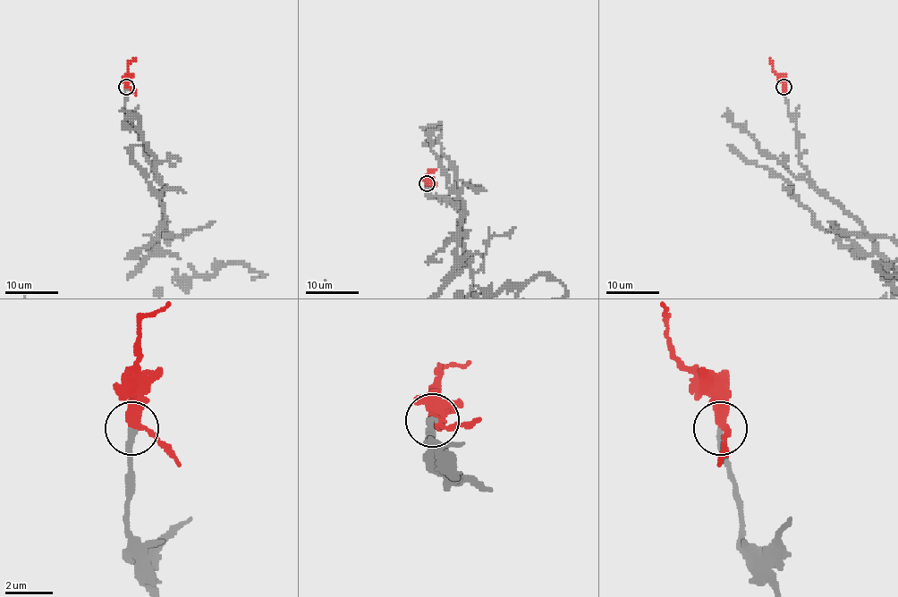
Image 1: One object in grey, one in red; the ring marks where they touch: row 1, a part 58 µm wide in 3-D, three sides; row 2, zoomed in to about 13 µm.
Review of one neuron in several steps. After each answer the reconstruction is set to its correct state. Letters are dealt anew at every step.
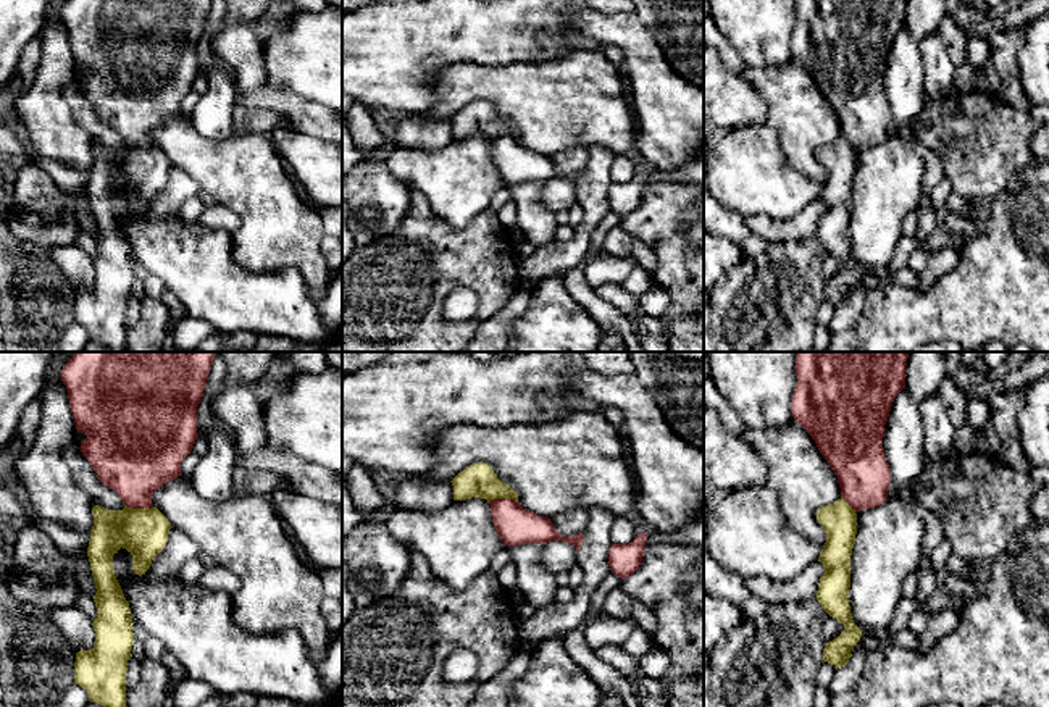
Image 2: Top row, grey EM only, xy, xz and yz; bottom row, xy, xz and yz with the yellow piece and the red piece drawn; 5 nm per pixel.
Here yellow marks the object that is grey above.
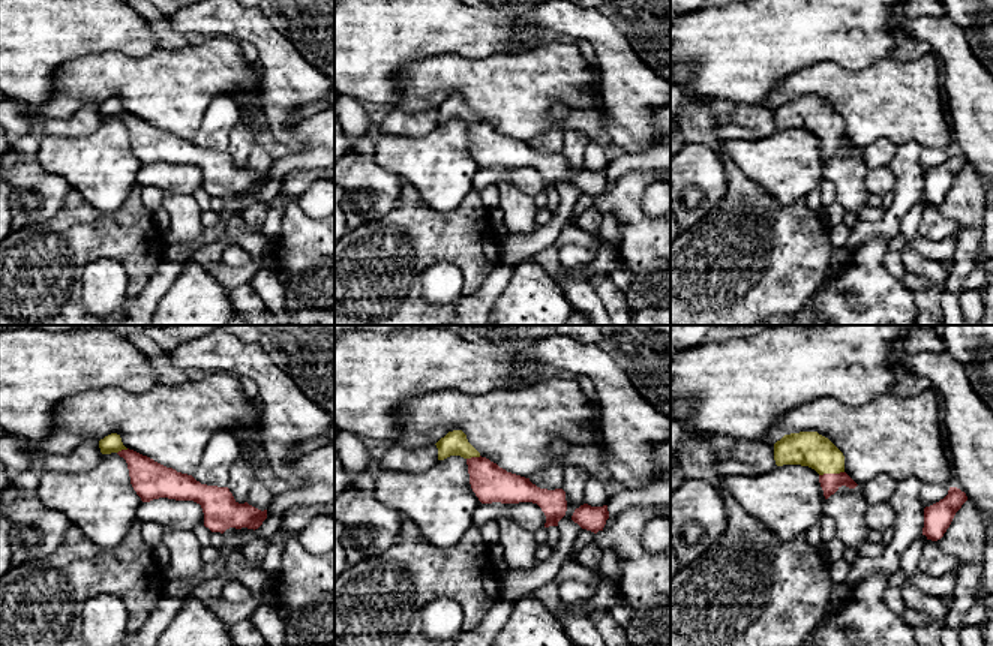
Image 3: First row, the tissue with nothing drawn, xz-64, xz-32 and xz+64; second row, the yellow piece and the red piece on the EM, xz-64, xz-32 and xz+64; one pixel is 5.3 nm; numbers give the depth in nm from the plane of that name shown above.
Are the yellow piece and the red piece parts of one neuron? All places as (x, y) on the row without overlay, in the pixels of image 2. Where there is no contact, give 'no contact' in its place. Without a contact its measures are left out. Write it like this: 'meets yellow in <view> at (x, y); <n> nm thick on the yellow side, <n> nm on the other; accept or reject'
meets yellow in xy at (139, 147); 240 nm thick on the yellow side, 380 nm on the other; accept

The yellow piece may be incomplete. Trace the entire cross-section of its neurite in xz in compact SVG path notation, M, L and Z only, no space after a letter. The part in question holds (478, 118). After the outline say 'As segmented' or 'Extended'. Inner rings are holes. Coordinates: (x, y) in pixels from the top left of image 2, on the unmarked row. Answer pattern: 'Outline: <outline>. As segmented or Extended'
Outline: M478 100L460 110L452 119L453 139L471 136L486 137L491 144L492 161L504 184L547 182L563 179L578 186L584 173L562 174L550 157L541 155L518 142L518 132L502 121L492 105Z. Extended

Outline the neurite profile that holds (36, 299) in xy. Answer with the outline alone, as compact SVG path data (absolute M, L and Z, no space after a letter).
M0 213L0 320L6 352L60 352L61 336L74 323L76 291L55 266L50 249L19 239Z

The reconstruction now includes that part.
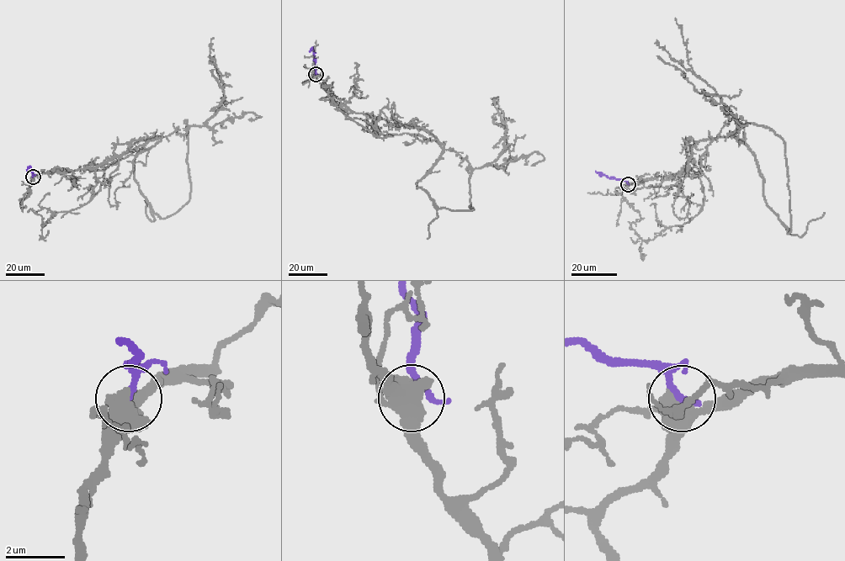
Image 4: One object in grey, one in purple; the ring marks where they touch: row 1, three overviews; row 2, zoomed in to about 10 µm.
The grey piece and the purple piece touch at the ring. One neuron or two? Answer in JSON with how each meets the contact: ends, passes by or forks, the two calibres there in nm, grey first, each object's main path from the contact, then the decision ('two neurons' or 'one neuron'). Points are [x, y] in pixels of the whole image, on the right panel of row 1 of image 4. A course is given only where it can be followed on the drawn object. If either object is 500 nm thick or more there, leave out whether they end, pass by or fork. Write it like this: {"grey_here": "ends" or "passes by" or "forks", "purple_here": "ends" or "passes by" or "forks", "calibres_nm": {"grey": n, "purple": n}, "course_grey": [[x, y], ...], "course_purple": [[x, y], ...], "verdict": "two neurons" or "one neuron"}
{"grey_here": "forks", "purple_here": "ends", "calibres_nm": {"grey": 460, "purple": 280}, "course_grey": [[627, 183], [672, 178], [693, 146], [735, 136], [791, 230], [784, 141], [737, 124], [693, 72], [675, 18]], "course_purple": [[628, 183], [598, 172], [601, 176]], "verdict": "one neuron"}

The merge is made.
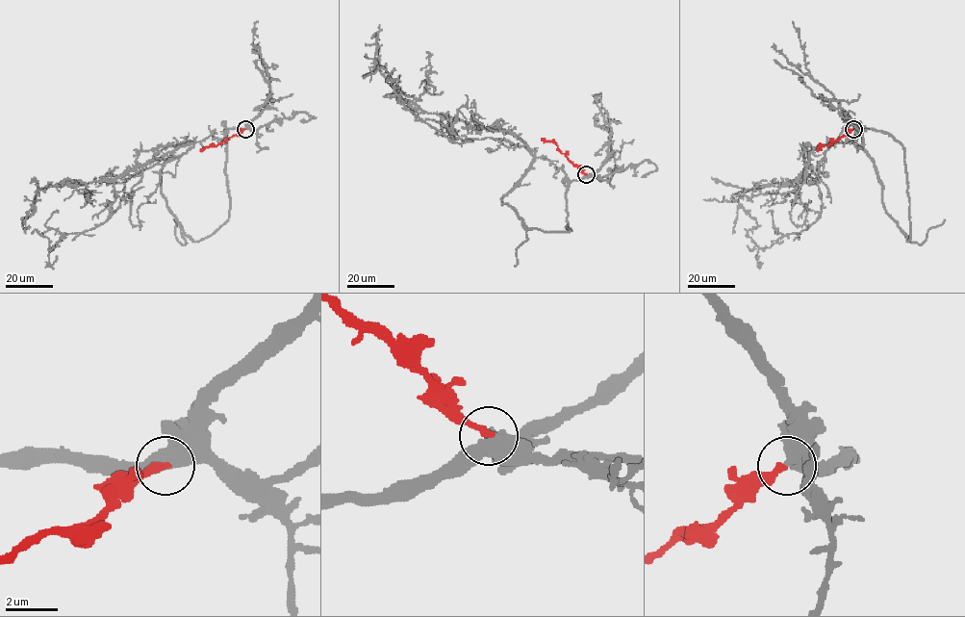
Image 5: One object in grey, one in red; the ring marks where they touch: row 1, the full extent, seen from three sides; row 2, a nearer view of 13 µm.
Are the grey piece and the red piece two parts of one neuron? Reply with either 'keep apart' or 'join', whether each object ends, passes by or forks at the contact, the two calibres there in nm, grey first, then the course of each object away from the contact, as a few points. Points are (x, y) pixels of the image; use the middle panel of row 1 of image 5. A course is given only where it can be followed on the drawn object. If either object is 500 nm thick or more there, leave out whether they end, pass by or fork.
join; 550 nm thick on the grey side, 240 nm on the other; grey runs (586, 175), (571, 231), (528, 228), (501, 203), (523, 141), (423, 112), (375, 59), (370, 82); red runs (586, 175), (554, 141), (542, 139)

